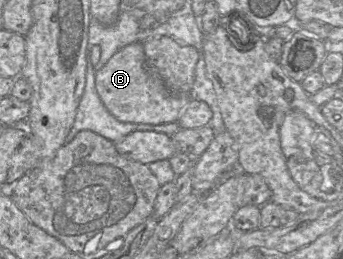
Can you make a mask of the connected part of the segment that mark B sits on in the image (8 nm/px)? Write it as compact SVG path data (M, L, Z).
M134 42L115 53L97 71L95 85L107 110L125 123L160 125L177 122L190 101L190 96L173 94L162 79L149 69L141 42Z

